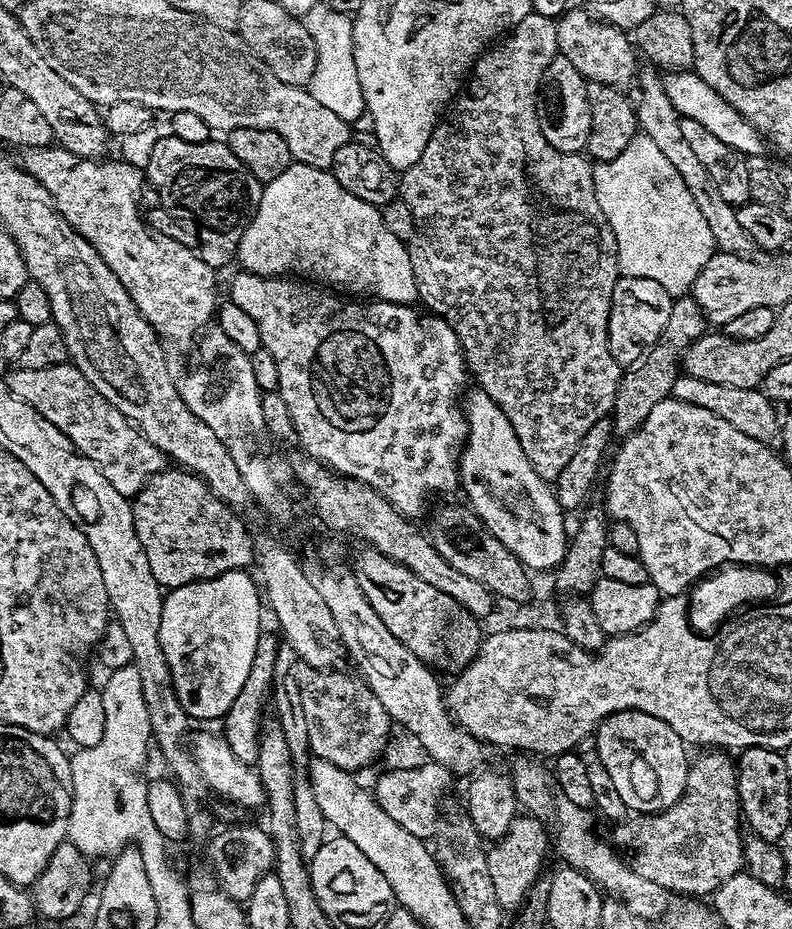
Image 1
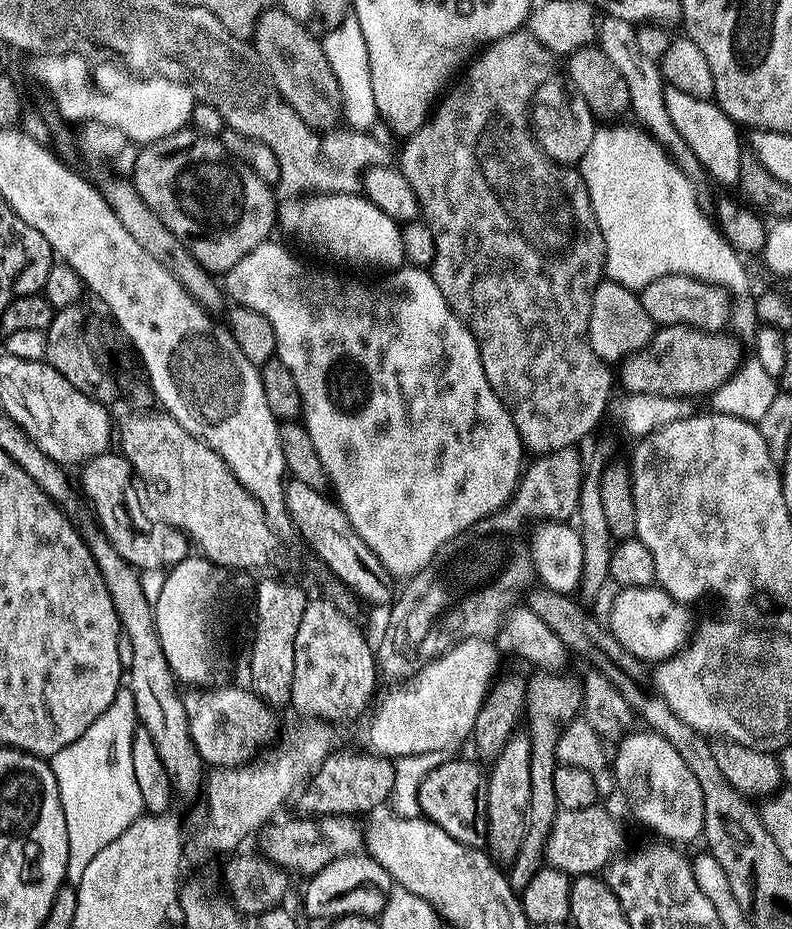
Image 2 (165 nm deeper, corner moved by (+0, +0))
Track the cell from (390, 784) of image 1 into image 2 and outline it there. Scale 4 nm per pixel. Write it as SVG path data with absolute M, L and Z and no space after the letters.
M451 758L422 780L418 790L420 816L442 826L442 830L462 842L462 846L483 849L488 843L487 784L484 768L480 769L472 760Z

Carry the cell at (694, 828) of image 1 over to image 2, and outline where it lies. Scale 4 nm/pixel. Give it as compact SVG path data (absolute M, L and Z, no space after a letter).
M600 807L558 811L545 842L544 859L547 867L557 868L575 878L599 873L615 856L621 855L625 847L624 832L620 829L619 822Z

